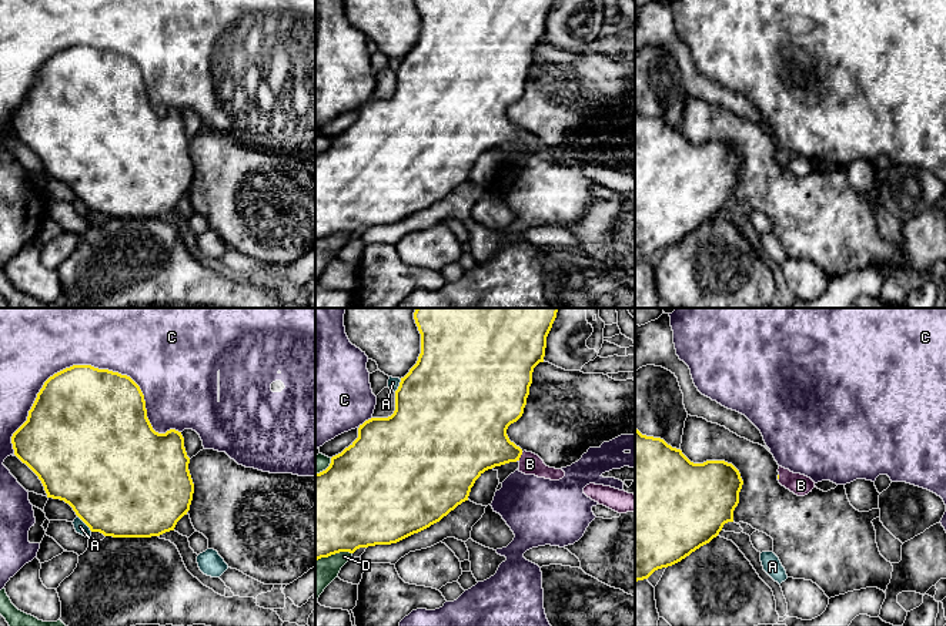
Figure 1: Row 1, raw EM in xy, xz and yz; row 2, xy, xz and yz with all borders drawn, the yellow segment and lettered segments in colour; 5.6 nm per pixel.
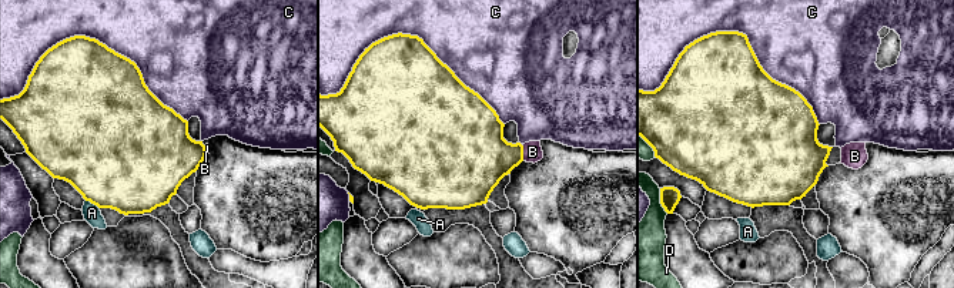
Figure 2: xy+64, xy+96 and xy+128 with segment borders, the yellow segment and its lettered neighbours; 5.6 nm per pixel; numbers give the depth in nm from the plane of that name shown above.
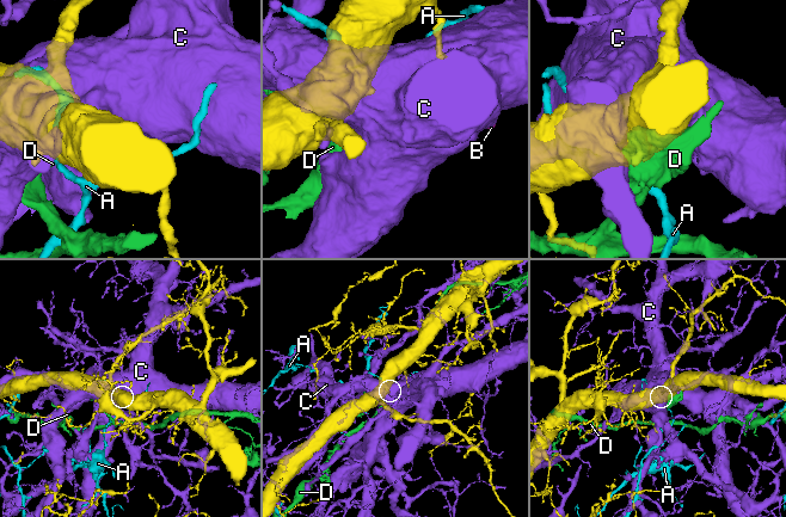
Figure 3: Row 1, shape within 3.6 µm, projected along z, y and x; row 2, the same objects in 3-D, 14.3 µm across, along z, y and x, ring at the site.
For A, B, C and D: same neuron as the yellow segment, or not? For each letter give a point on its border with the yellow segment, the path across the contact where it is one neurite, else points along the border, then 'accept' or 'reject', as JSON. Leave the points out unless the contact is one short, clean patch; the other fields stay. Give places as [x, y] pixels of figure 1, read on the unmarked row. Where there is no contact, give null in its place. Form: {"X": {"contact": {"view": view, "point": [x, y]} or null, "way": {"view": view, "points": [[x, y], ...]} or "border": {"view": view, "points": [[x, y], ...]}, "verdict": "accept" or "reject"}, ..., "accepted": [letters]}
{"A": {"contact": {"view": "xy", "point": [84, 203]}, "verdict": "reject"}, "B": {"contact": {"view": "xz", "point": [520, 137]}, "way": {"view": "xz", "points": [[478, 121], [520, 137], [530, 144]]}, "verdict": "accept"}, "C": {"contact": {"view": "xy", "point": [96, 49]}, "verdict": "reject"}, "D": {"contact": {"view": "xz", "point": [333, 234]}, "verdict": "reject"}, "accepted": ["B"]}

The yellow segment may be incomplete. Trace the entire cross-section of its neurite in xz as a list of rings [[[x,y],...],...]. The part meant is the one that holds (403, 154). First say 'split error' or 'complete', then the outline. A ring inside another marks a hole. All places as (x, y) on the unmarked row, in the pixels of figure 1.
split error | [[[415,0],[421,14],[421,34],[417,44],[404,58],[401,58],[400,67],[395,71],[394,94],[388,98],[371,98],[360,106],[358,118],[341,134],[332,137],[331,144],[325,151],[315,154],[315,241],[340,232],[354,234],[360,228],[397,224],[429,208],[458,185],[468,181],[475,161],[485,151],[495,147],[518,141],[518,151],[525,155],[535,155],[551,161],[559,161],[565,157],[562,150],[546,147],[538,135],[522,131],[511,123],[507,116],[508,107],[517,103],[524,94],[529,67],[532,64],[532,53],[539,43],[544,43],[546,17],[554,1],[555,0]]]

